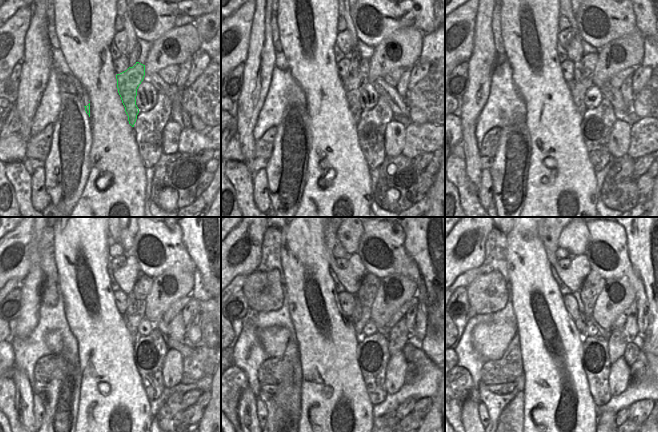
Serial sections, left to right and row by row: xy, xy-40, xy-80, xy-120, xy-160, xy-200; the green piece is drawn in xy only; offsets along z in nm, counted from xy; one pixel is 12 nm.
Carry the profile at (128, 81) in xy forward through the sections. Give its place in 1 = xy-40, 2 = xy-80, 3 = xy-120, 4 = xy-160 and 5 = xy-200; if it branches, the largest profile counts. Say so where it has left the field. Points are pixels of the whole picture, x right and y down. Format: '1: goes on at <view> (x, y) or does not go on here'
1: goes on at xy-40 (354, 83)
2: goes on at xy-80 (578, 89)
3: goes on at xy-120 (142, 287)
4: goes on at xy-160 (366, 293)
5: goes on at xy-200 (593, 284)

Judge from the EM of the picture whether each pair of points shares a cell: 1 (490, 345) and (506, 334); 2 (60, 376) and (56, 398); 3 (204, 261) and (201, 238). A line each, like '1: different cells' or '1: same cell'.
1: same cell
2: same cell
3: same cell

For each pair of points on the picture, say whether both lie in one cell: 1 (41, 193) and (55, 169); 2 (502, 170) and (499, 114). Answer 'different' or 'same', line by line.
1: different
2: different

